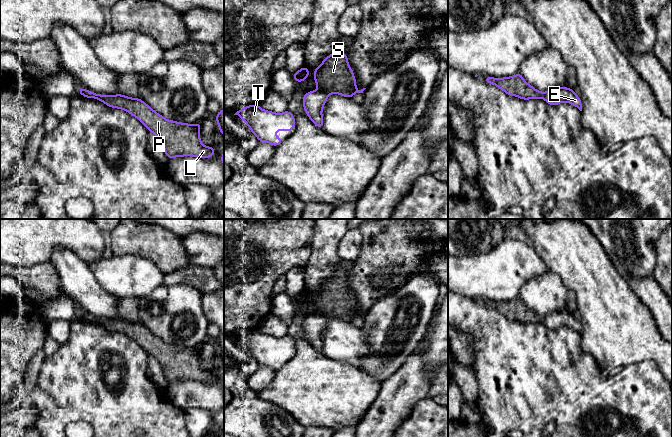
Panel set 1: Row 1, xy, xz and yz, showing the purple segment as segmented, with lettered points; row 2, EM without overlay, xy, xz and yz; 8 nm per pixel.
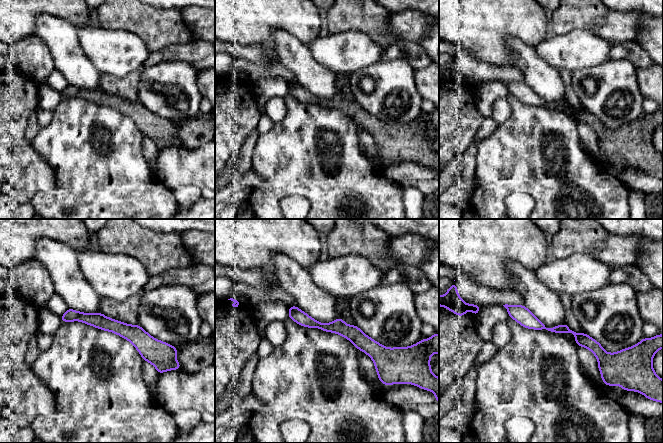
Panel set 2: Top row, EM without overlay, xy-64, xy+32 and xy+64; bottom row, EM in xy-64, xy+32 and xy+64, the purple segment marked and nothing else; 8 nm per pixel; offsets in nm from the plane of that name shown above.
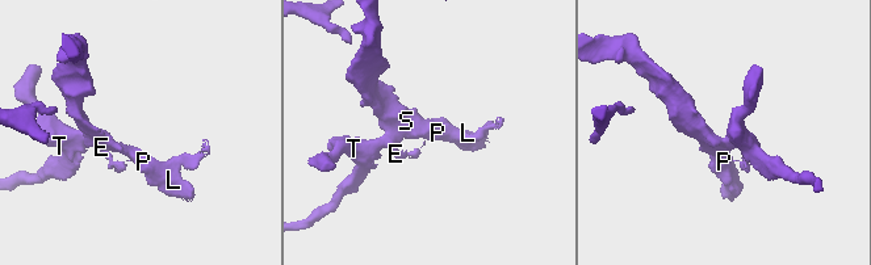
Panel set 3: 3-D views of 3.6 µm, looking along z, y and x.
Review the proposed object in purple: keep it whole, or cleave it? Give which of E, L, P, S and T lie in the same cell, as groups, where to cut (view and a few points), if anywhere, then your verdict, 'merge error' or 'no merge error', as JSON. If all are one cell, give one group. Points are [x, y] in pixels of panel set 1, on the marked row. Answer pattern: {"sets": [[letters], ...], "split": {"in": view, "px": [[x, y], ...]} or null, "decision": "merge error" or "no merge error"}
{"sets": [["E", "T"], ["L", "P", "S"]], "split": {"in": "xz", "px": [[318, 90], [328, 93]]}, "decision": "merge error"}

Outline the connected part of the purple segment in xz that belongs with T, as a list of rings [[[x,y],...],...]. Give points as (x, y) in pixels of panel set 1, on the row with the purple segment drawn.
[[[258,103],[246,106],[234,115],[243,119],[259,142],[267,142],[274,147],[284,141],[283,138],[276,137],[276,130],[290,132],[295,126],[295,116],[290,111],[278,114],[261,109]]]

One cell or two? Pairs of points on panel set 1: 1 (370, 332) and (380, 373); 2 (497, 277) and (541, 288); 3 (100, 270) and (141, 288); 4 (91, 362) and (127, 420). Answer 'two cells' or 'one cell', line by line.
1: one cell
2: two cells
3: one cell
4: one cell

